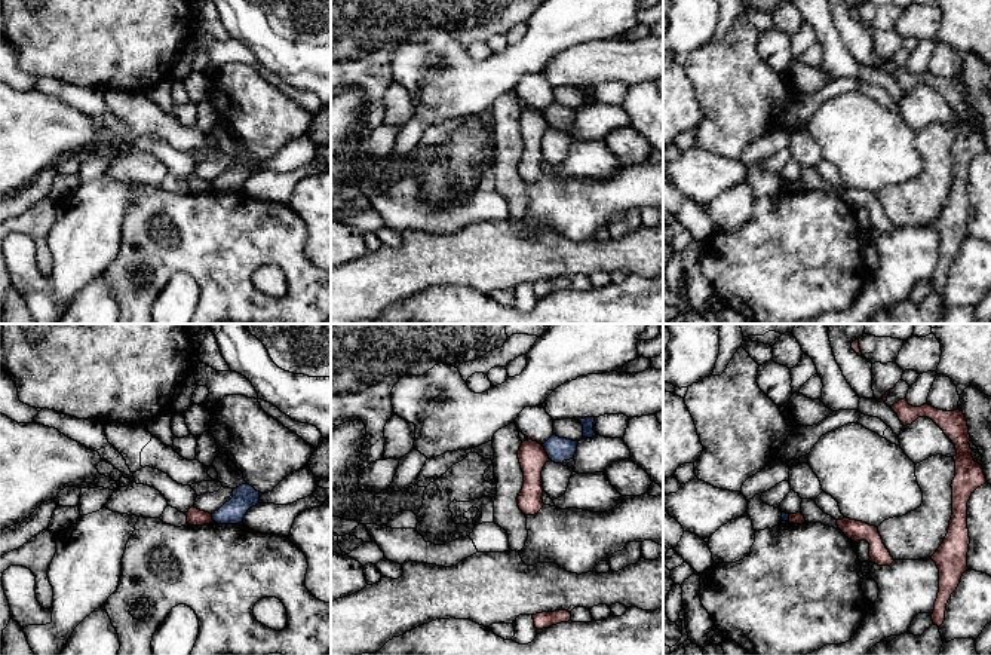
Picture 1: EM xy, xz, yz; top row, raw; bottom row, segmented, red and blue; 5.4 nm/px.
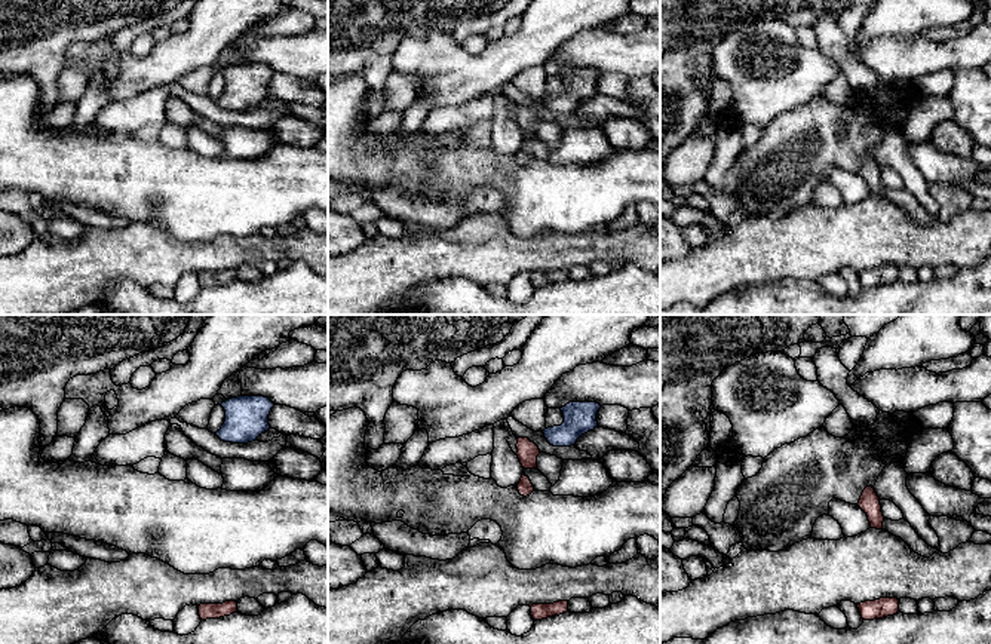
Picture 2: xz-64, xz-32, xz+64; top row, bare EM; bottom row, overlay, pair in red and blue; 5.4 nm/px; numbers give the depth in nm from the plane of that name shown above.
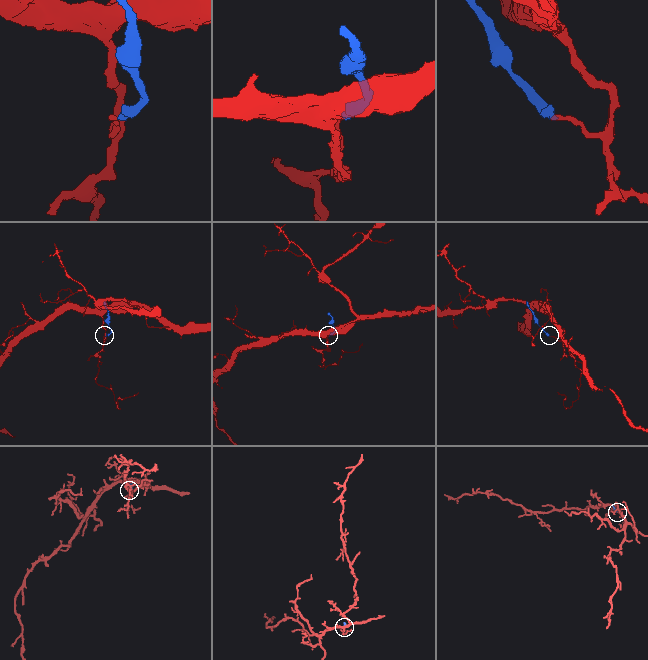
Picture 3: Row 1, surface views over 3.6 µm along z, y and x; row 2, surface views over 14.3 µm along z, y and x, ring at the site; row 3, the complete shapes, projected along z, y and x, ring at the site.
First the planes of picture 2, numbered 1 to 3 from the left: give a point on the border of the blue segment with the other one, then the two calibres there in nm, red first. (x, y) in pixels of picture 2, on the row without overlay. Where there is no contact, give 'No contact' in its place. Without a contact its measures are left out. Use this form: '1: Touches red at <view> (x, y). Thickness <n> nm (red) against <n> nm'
1: No contact
2: No contact
3: No contact

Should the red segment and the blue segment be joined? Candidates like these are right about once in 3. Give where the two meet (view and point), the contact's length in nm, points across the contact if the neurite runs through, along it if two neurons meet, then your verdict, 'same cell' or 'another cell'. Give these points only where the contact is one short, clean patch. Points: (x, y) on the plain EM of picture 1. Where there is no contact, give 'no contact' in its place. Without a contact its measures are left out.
contact xz (546, 121); length 90 nm; border xz (542, 113), (551, 126); another cell

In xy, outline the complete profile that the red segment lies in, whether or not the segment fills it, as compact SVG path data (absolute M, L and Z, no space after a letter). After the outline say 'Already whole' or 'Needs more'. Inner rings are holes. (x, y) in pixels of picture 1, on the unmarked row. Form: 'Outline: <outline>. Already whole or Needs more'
Outline: M191 174L191 175L185 180L185 183L187 183L187 190L188 190L190 193L205 193L205 192L209 192L209 190L214 189L214 187L212 187L212 181L205 180L205 178L200 178L200 177L194 175L194 174Z. Already whole

